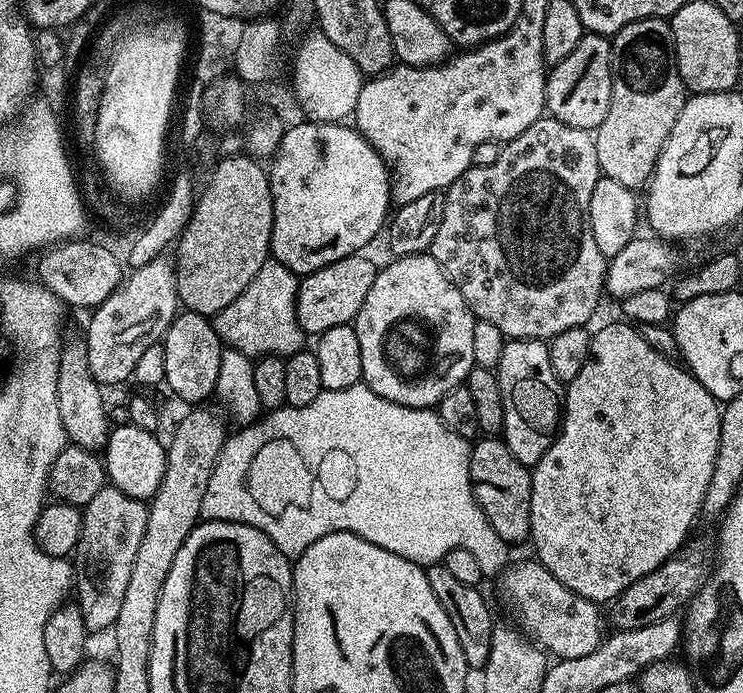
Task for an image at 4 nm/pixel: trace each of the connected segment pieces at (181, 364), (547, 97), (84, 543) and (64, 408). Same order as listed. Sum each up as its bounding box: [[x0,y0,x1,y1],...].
[[162,310,225,406],[544,32,612,130],[74,486,148,633],[58,335,110,453]]

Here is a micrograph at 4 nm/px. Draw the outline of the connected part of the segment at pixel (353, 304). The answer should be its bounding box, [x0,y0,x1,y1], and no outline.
[296,254,377,337]

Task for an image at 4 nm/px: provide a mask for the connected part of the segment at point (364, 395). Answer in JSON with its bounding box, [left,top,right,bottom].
[201,382,510,578]

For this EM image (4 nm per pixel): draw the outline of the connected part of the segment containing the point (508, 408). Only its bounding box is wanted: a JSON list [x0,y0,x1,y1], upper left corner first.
[494,340,562,466]

